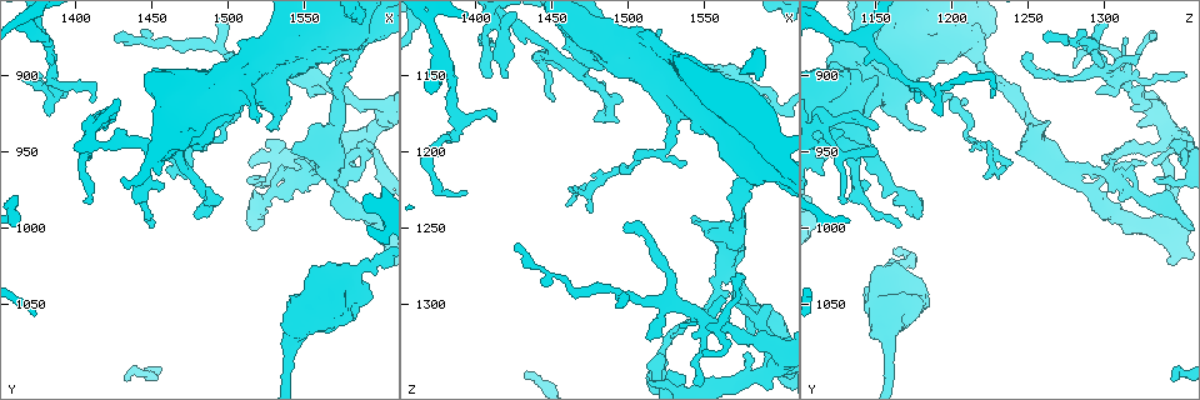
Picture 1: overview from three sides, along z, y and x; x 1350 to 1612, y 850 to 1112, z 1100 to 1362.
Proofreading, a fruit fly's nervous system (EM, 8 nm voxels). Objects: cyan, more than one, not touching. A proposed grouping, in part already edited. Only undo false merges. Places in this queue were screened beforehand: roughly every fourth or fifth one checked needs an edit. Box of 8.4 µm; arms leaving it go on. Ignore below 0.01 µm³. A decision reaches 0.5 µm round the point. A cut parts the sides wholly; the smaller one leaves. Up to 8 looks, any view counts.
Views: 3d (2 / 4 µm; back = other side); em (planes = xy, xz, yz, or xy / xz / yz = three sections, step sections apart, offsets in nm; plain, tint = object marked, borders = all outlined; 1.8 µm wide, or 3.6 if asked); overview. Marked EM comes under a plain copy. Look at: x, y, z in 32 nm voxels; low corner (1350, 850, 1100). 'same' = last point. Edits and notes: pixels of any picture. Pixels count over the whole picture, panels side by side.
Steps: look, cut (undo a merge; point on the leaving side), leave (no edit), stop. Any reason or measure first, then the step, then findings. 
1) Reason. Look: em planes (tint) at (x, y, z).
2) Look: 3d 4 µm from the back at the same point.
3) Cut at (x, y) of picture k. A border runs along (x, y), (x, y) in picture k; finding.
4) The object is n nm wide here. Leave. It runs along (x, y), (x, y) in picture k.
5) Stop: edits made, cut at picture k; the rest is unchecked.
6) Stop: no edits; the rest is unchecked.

Sudden change in width. Look: em 3.6 µm planes (tint) at (1572, 974, 1292).

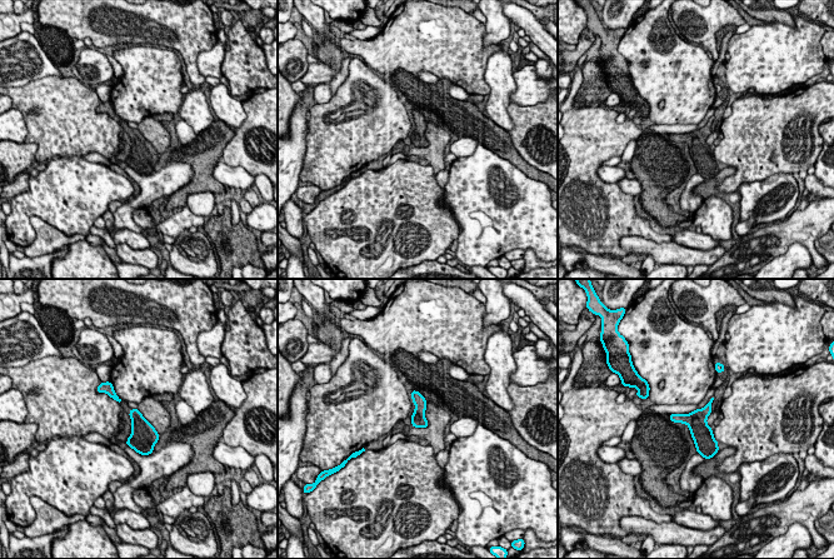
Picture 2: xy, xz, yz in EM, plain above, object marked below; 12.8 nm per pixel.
Leave. One cell here.

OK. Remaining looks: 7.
Calibre changes. Look: em 3.6 µm planes (tint) at (1558, 900, 1312).

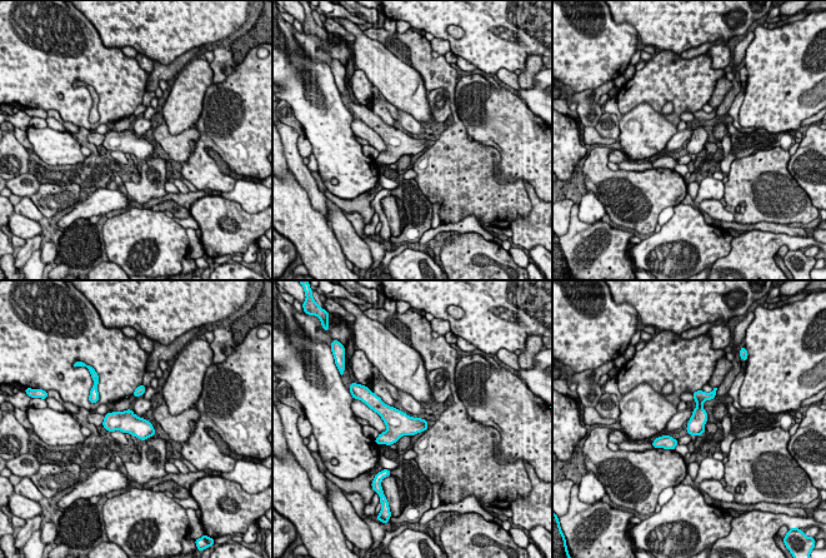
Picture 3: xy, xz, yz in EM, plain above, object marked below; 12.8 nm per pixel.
Leave. All the same cell.

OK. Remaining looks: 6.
Thin neck. Look: 3d 4 µm at (1526, 914, 1196).

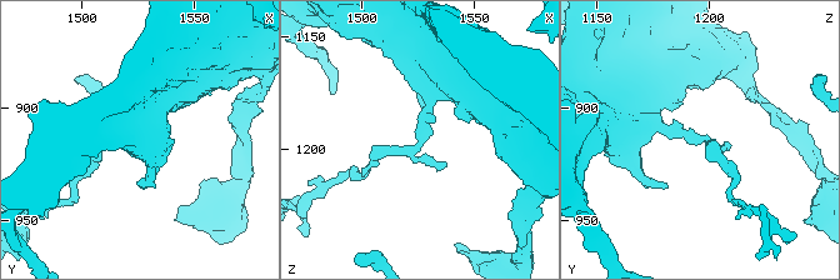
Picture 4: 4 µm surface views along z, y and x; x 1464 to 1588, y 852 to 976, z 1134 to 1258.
Look: em planes (tint) at (1525, 914, 1199).

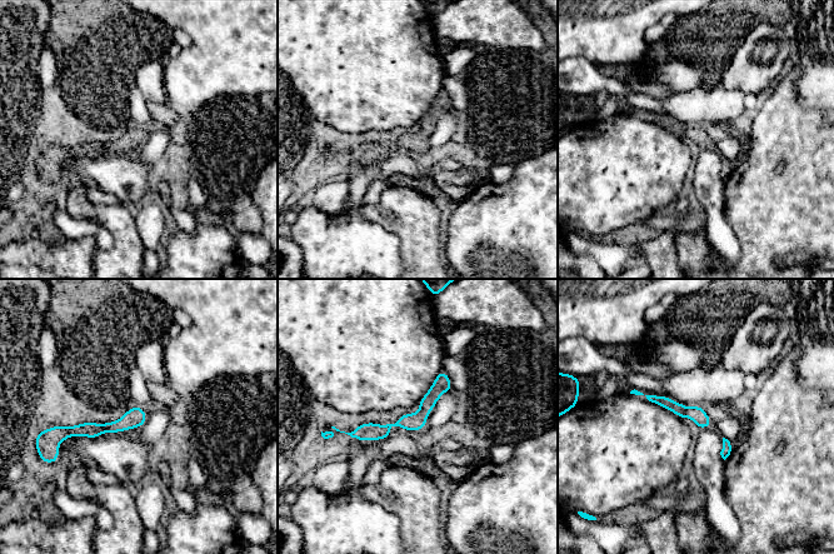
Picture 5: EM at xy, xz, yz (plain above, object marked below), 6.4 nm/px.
The object is 100 nm wide here. Leave. One cell here.

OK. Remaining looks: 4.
Stop: no edits; the rest is unchecked.

